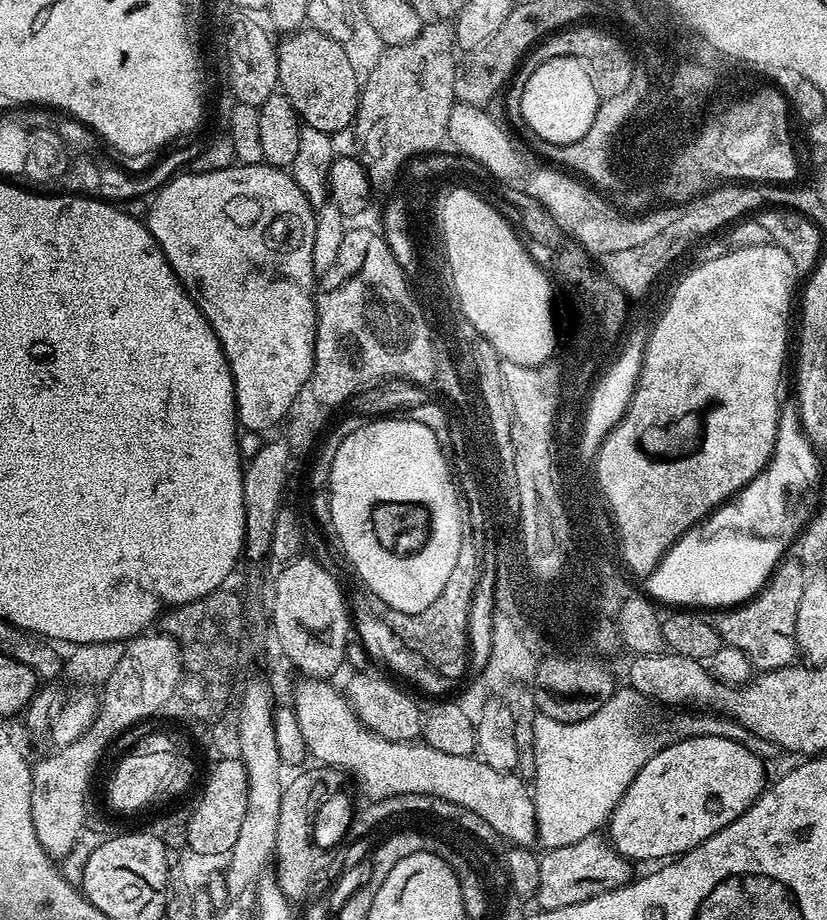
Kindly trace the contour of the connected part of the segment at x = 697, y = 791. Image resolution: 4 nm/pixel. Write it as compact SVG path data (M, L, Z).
M686 736L676 738L673 744L663 748L664 745L638 770L637 776L622 794L606 823L607 839L617 854L626 857L630 862L664 862L669 858L684 855L690 849L706 842L706 838L730 826L730 822L737 820L763 794L766 787L763 762L746 745L739 744L728 736Z

